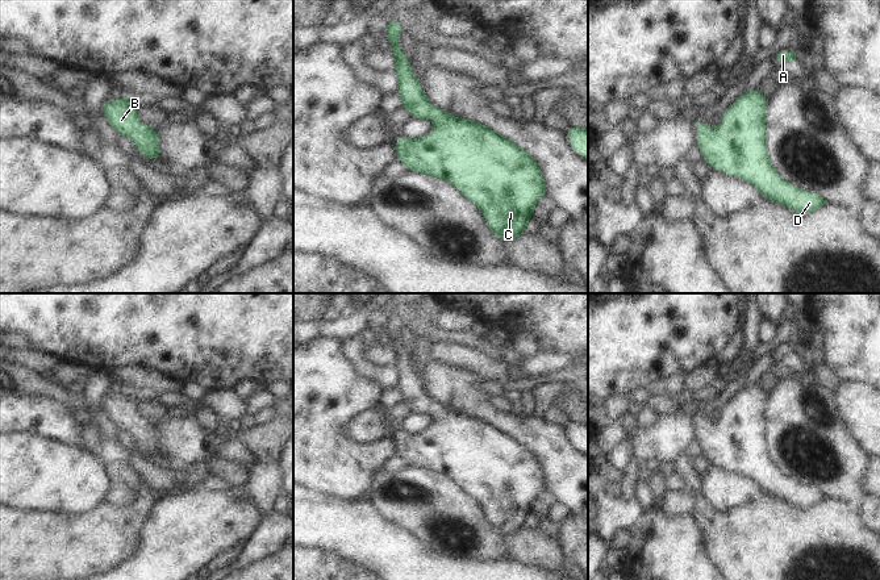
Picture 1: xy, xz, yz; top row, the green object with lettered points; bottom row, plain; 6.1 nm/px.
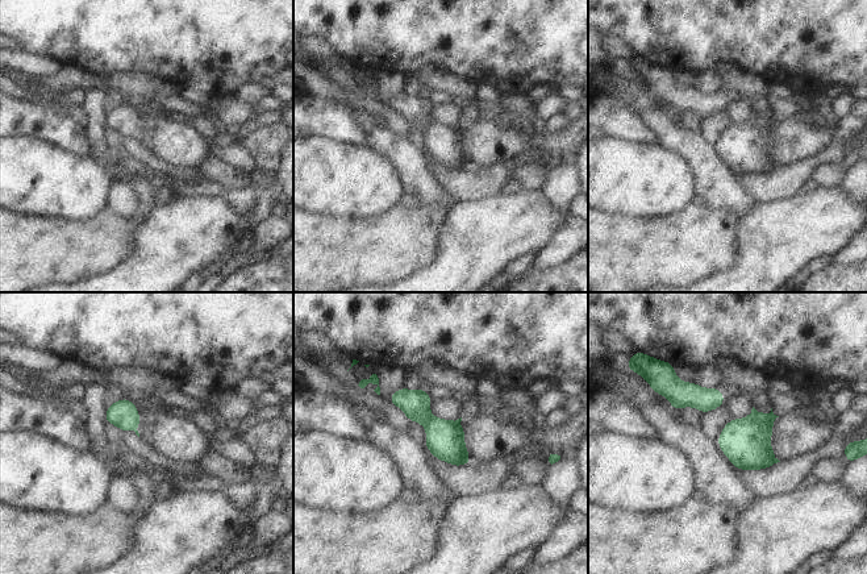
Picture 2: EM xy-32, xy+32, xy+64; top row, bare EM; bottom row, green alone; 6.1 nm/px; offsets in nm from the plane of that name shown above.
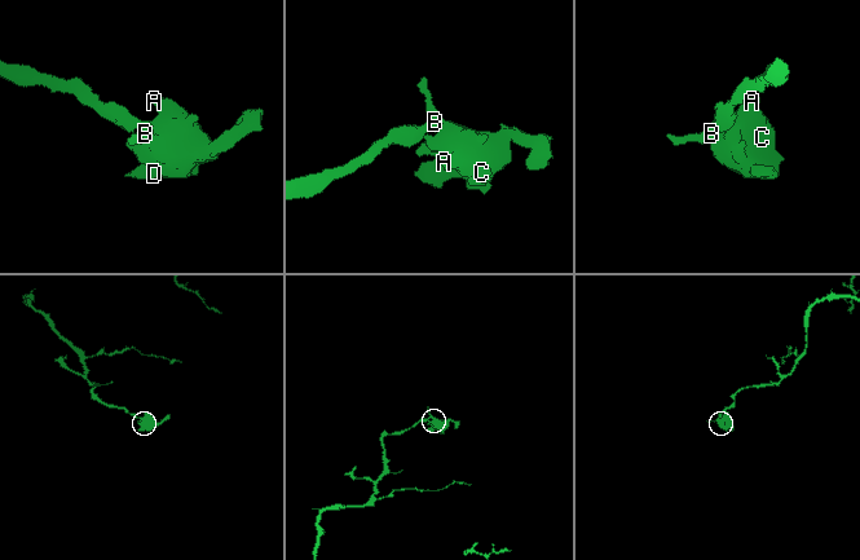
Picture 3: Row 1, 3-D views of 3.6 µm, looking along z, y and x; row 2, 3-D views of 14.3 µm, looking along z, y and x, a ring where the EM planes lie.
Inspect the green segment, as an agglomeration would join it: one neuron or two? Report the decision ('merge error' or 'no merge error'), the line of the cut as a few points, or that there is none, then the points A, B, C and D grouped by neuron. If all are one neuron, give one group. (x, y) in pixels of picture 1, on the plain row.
no merge error; cut none; groups A B C D

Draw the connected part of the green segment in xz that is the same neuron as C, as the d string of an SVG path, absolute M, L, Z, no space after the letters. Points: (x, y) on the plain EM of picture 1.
M388 316L385 330L397 356L395 366L397 367L401 401L410 412L431 413L435 423L421 434L400 430L395 437L397 455L412 467L429 468L454 479L464 492L481 504L496 531L505 537L517 534L525 529L525 522L533 513L533 502L538 495L549 489L537 455L517 438L495 425L468 413L451 412L442 402L435 404L425 391L418 374L412 368L410 358L399 341L397 333L401 326L400 316Z

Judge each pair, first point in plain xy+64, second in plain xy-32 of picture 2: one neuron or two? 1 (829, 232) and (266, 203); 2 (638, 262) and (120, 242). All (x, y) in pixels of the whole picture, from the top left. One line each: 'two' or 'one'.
1: two
2: one

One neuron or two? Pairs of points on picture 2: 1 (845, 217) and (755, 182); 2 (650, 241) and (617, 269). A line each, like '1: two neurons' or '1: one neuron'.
1: two neurons
2: one neuron

